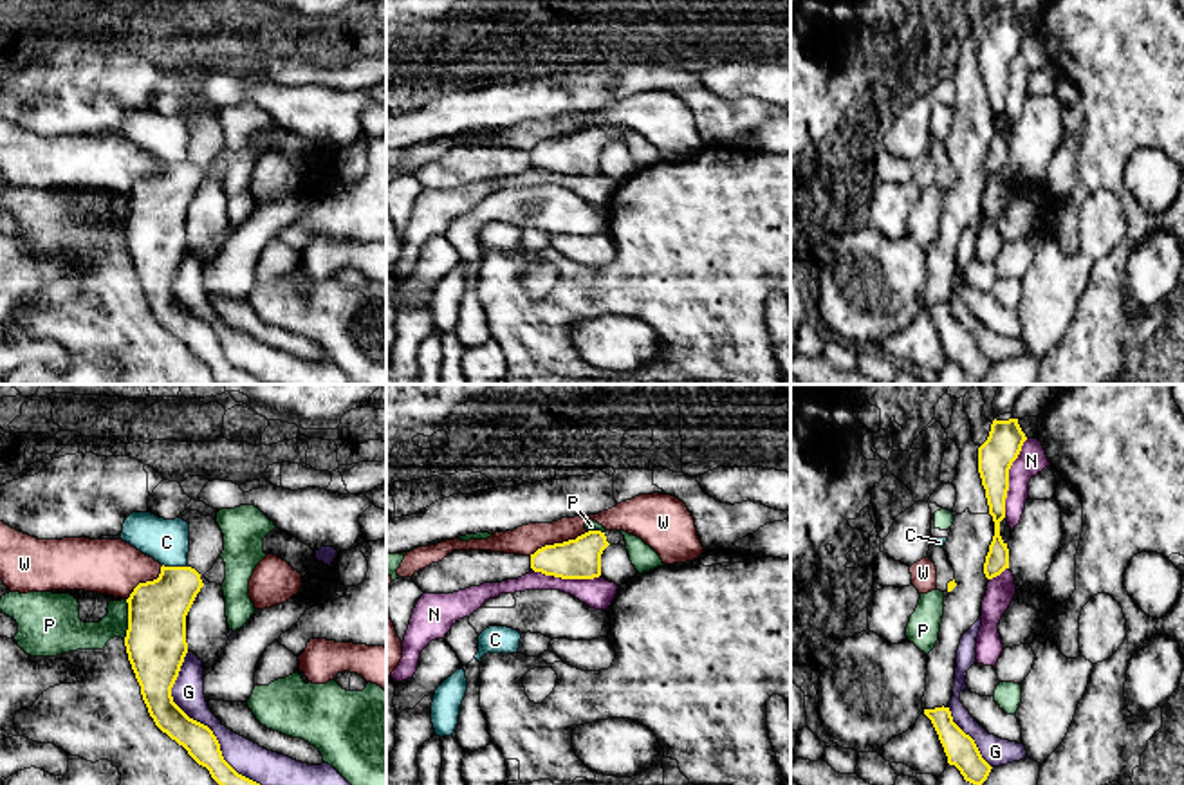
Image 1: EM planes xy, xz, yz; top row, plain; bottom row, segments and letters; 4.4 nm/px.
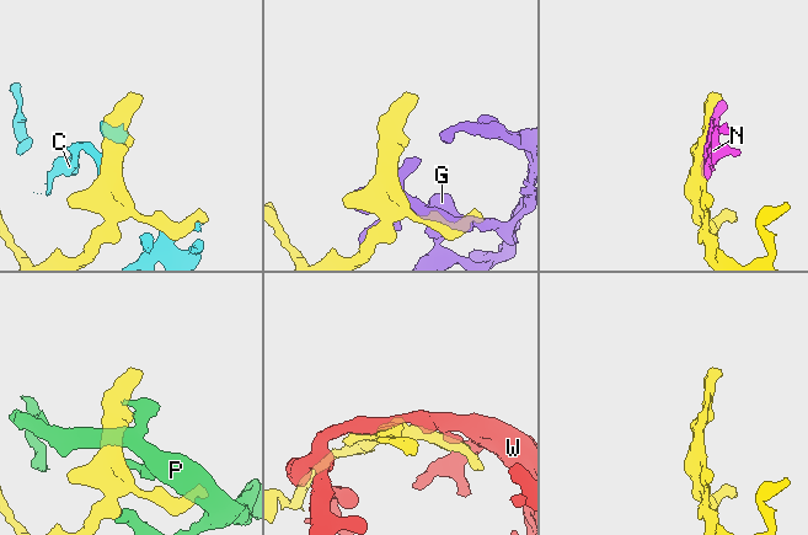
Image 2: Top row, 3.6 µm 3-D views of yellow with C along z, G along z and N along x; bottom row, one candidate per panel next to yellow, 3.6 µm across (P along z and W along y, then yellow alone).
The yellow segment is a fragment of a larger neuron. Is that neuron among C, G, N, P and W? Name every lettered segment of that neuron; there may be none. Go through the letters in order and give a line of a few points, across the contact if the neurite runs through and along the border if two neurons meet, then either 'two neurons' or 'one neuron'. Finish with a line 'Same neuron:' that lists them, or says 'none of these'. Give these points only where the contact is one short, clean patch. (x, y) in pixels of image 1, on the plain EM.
C: two neurons
G: two neurons
N: two neurons
P: two neurons
W: two neurons
Same neuron: none of these

